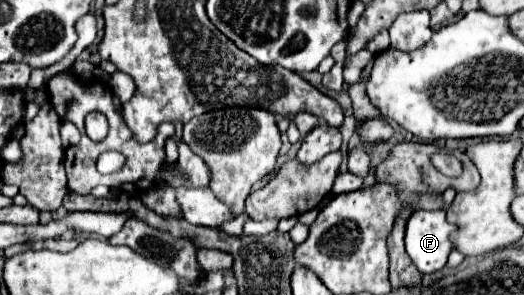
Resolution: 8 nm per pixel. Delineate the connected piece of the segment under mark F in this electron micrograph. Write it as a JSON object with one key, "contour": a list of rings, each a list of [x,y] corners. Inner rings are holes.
{"contour":[[[442,209],[414,211],[406,225],[406,253],[420,273],[440,271],[452,251],[450,235],[458,227],[446,221]]]}

